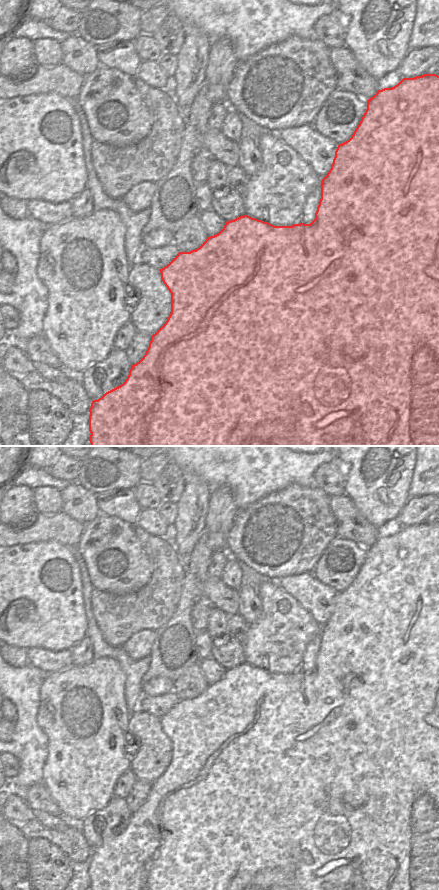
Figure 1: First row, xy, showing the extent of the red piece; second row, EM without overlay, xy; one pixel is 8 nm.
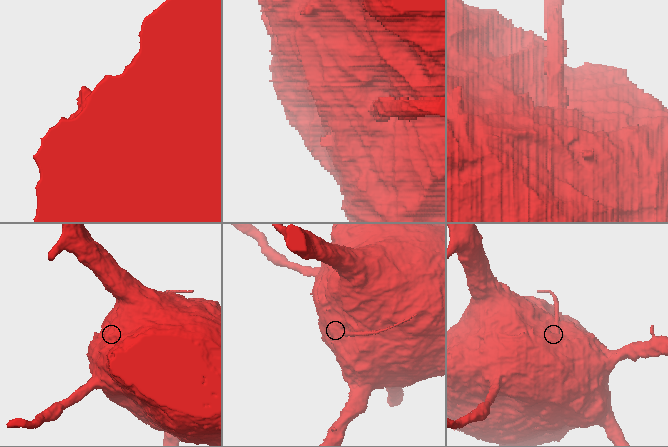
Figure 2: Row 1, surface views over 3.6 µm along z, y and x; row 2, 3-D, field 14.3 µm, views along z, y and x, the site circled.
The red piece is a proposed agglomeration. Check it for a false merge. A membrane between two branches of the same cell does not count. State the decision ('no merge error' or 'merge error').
merge error

